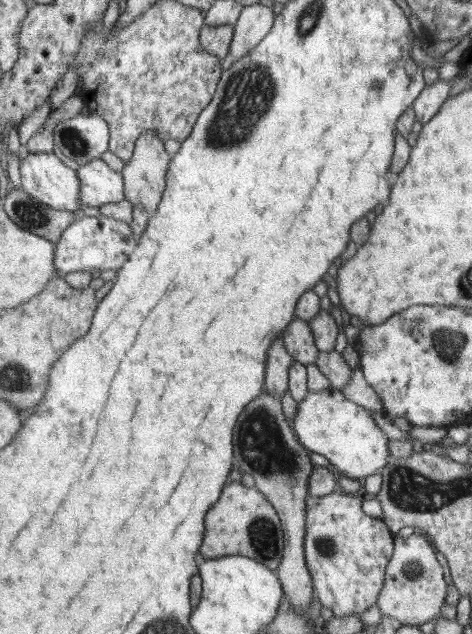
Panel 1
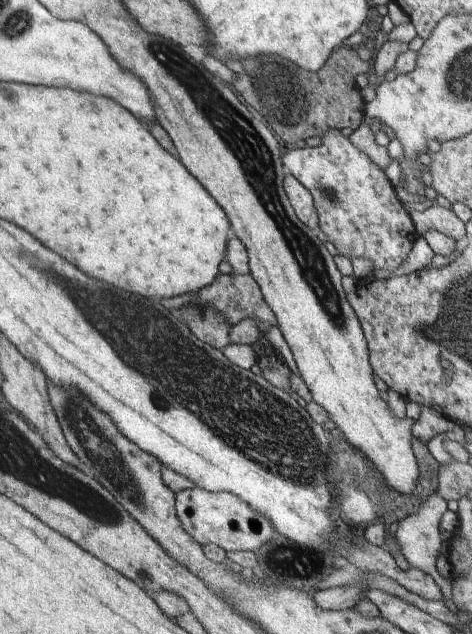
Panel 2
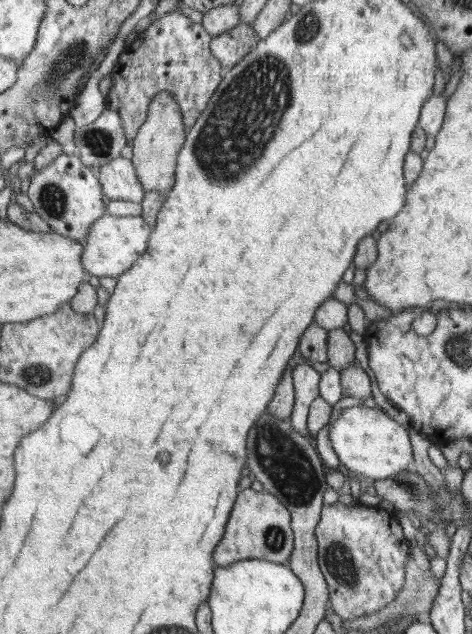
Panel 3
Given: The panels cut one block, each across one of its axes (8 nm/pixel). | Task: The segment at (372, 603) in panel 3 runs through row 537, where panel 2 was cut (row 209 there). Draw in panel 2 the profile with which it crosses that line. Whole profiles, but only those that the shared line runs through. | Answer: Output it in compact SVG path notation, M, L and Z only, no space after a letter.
M338 128L329 130L317 147L286 150L284 166L299 179L315 198L320 214L319 231L332 242L338 254L346 258L364 258L373 263L373 270L394 272L412 250L412 242L420 230L414 230L410 216L402 208L390 180L382 168L351 142Z

